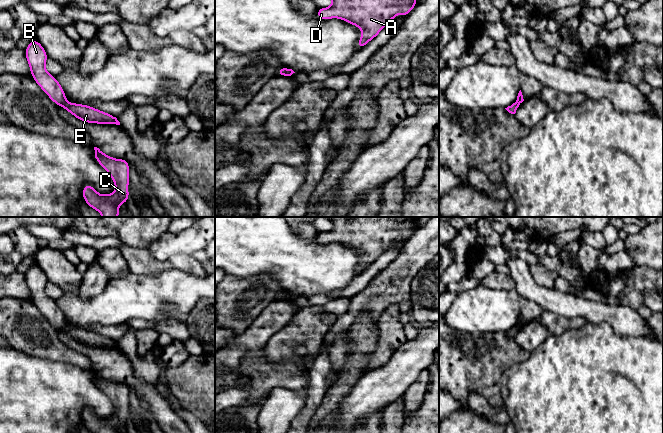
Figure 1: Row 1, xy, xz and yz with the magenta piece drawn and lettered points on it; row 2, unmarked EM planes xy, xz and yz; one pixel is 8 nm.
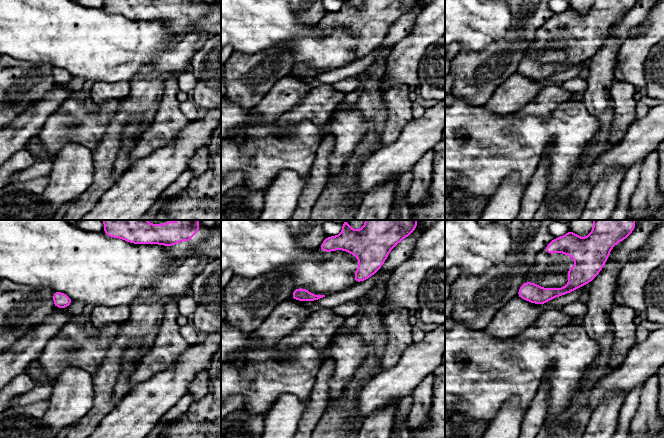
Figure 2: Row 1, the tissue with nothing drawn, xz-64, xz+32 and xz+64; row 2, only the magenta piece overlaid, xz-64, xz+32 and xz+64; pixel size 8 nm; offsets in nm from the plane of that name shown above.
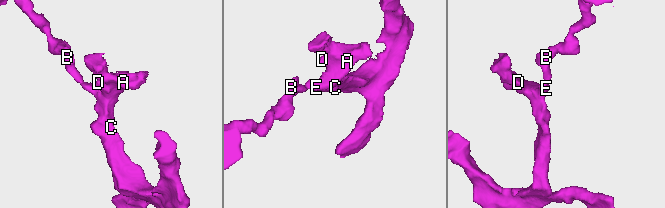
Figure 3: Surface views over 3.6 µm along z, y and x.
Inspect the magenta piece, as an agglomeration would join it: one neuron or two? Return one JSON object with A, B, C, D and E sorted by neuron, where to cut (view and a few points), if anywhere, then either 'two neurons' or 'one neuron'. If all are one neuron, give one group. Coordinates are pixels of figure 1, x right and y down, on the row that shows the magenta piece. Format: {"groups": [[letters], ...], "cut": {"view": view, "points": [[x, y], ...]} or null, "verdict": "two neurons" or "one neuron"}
{"groups": [["A", "C", "D", "E"], ["B"]], "cut": {"view": "xy", "points": [[66, 101], [60, 105]]}, "verdict": "two neurons"}

